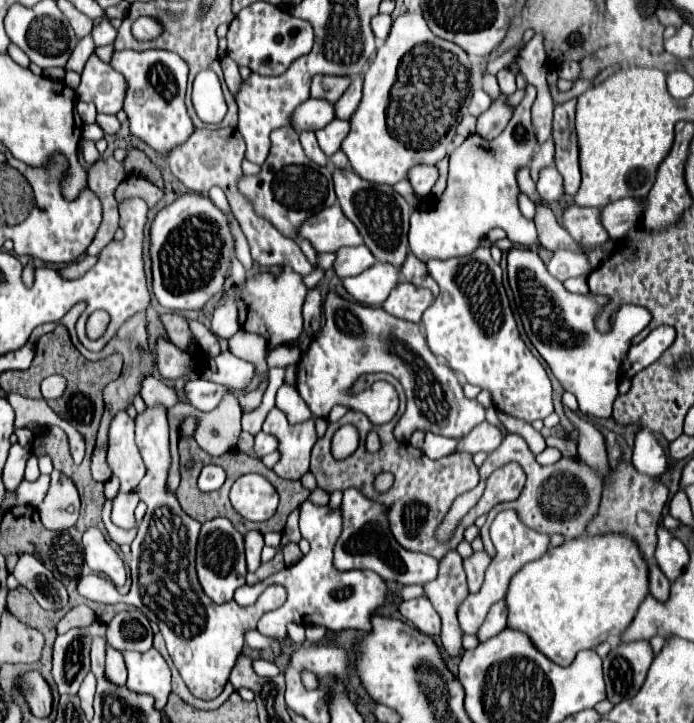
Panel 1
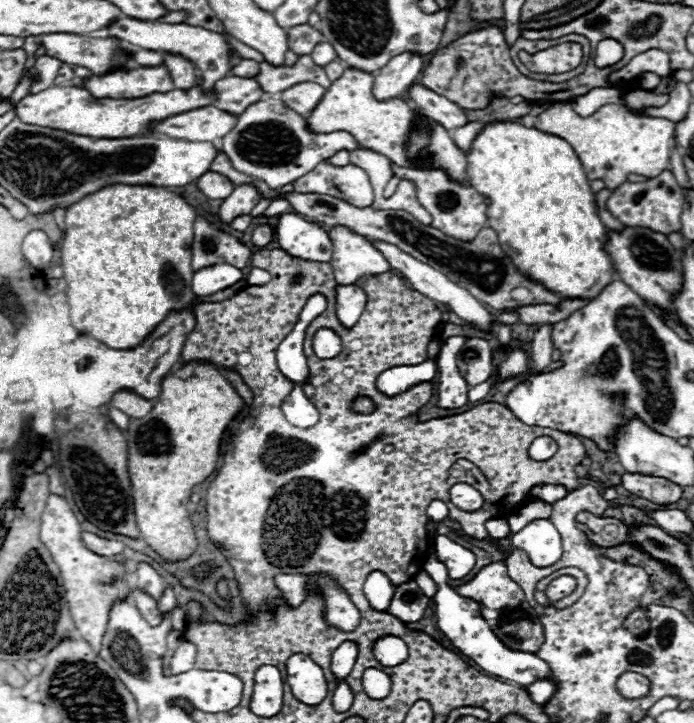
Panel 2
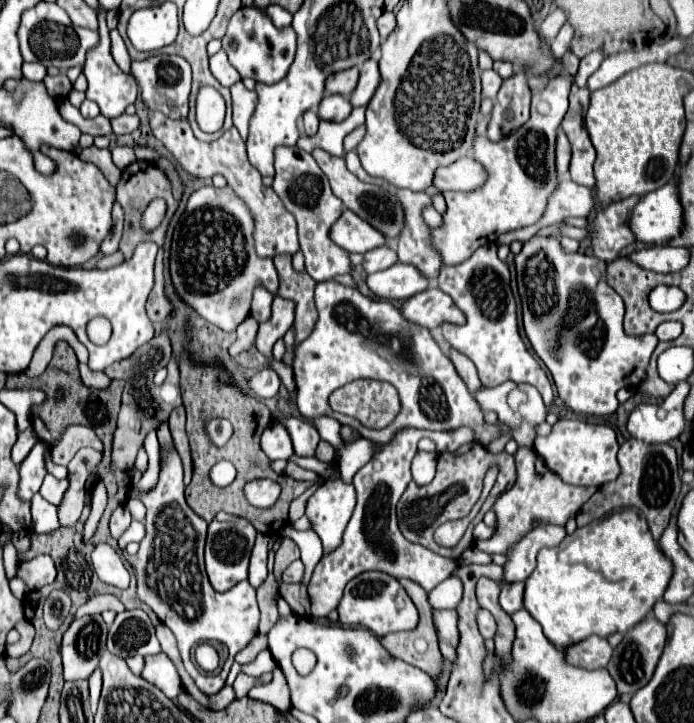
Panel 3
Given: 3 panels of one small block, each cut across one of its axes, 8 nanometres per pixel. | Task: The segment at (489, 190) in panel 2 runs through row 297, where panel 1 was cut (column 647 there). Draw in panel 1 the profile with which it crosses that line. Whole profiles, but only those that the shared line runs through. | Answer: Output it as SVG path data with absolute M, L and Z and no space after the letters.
M618 532L604 536L578 536L576 540L550 548L542 558L526 564L512 578L506 594L508 626L526 632L534 646L552 662L568 666L580 650L596 648L610 636L624 634L648 594L648 562L630 536Z

